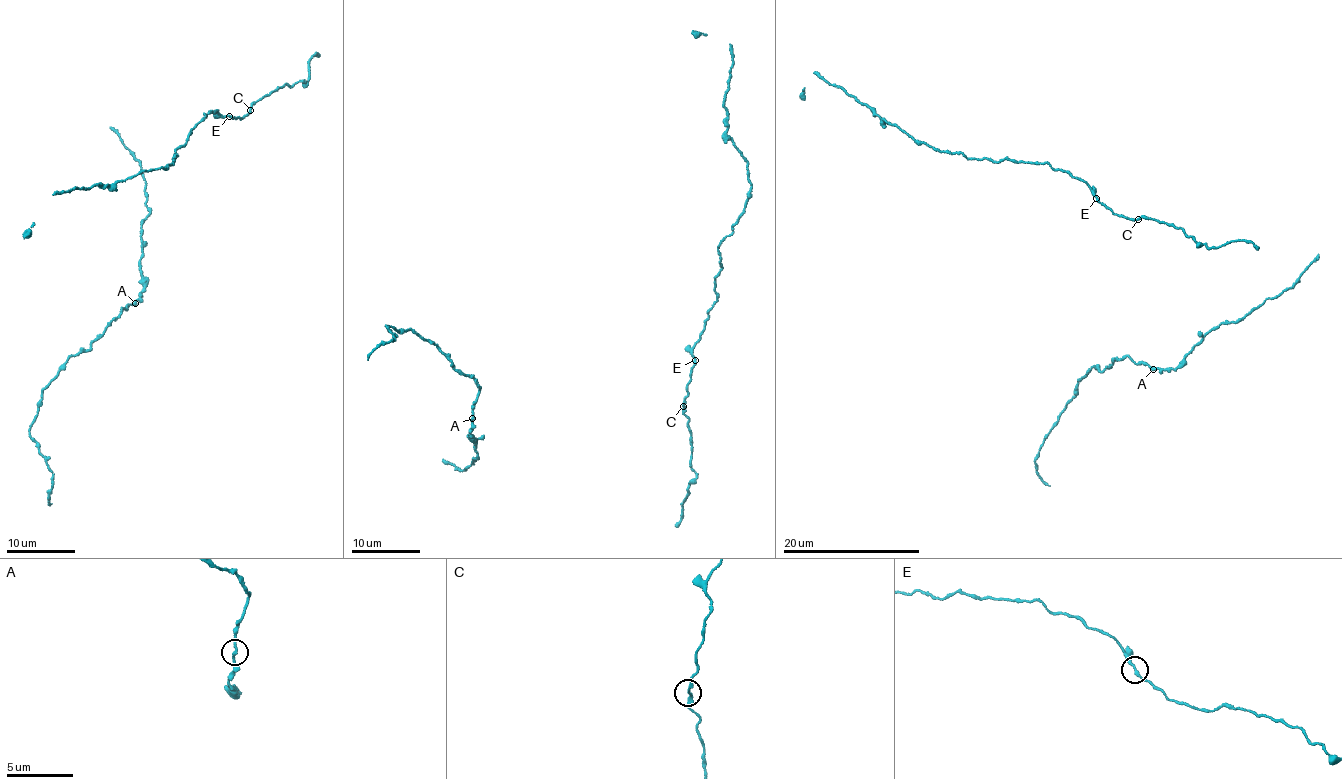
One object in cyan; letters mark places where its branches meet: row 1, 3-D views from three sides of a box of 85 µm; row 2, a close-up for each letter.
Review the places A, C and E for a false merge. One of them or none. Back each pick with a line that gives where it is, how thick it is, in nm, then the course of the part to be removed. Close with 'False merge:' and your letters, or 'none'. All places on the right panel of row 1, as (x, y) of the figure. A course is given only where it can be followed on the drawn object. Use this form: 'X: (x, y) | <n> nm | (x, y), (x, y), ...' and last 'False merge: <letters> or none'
False merge: none

